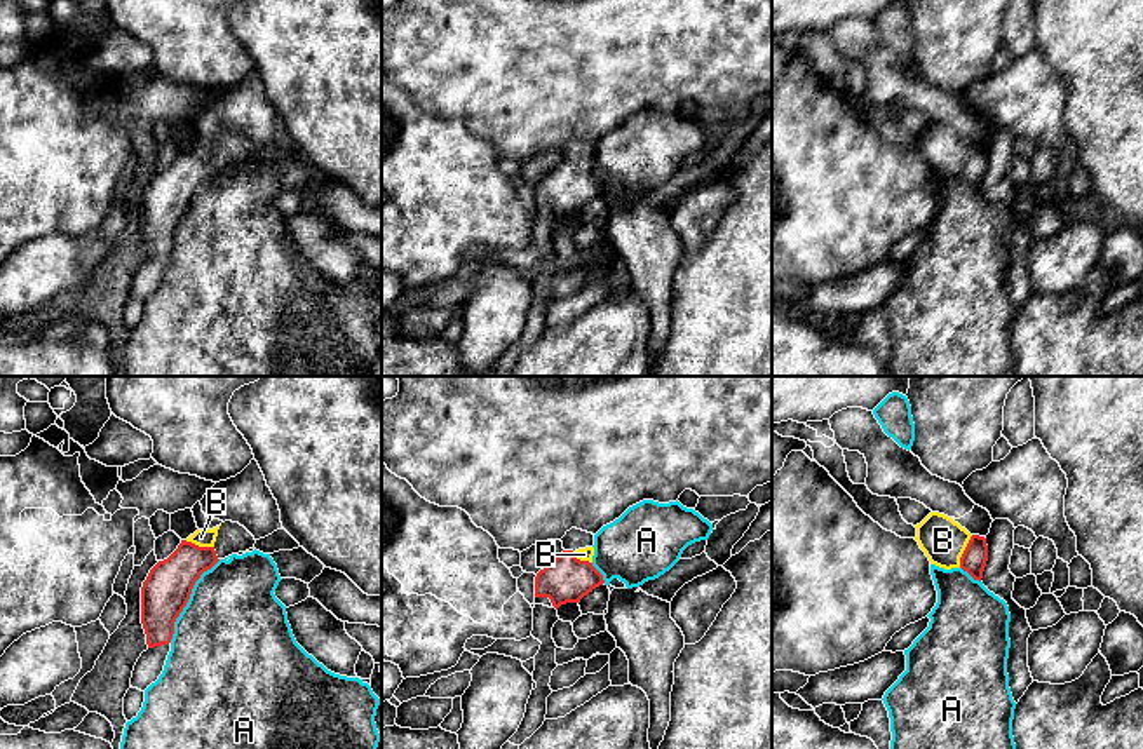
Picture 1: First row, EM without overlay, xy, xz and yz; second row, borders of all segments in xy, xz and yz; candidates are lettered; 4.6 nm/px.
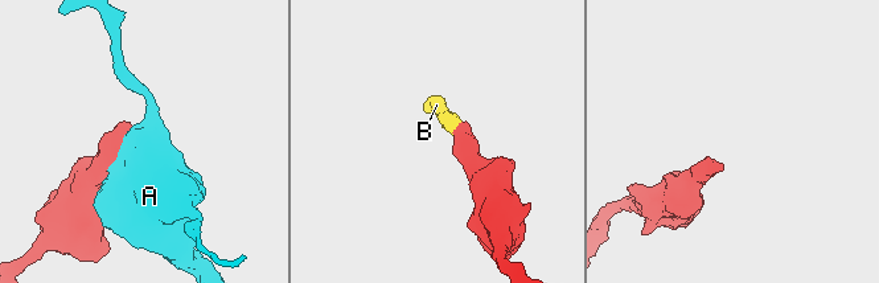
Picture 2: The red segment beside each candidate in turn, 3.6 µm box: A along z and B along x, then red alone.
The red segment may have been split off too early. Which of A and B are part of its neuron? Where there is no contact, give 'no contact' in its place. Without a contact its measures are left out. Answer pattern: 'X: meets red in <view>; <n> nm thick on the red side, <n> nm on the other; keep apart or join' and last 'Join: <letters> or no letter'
A: meets red in xy; 220 nm thick on the red side, 480 nm on the other; keep apart
B: meets red in yz; 120 nm thick on the red side, 200 nm on the other; join
Join: B

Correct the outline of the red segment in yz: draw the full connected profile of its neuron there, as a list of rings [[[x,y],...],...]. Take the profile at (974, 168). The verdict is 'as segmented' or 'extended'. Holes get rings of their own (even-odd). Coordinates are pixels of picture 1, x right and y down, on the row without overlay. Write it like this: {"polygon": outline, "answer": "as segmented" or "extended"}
{"polygon": [[[930,122],[916,138],[915,150],[930,174],[944,179],[962,178],[974,190],[983,188],[988,171],[986,148],[971,145],[951,127]]], "answer": "extended"}

